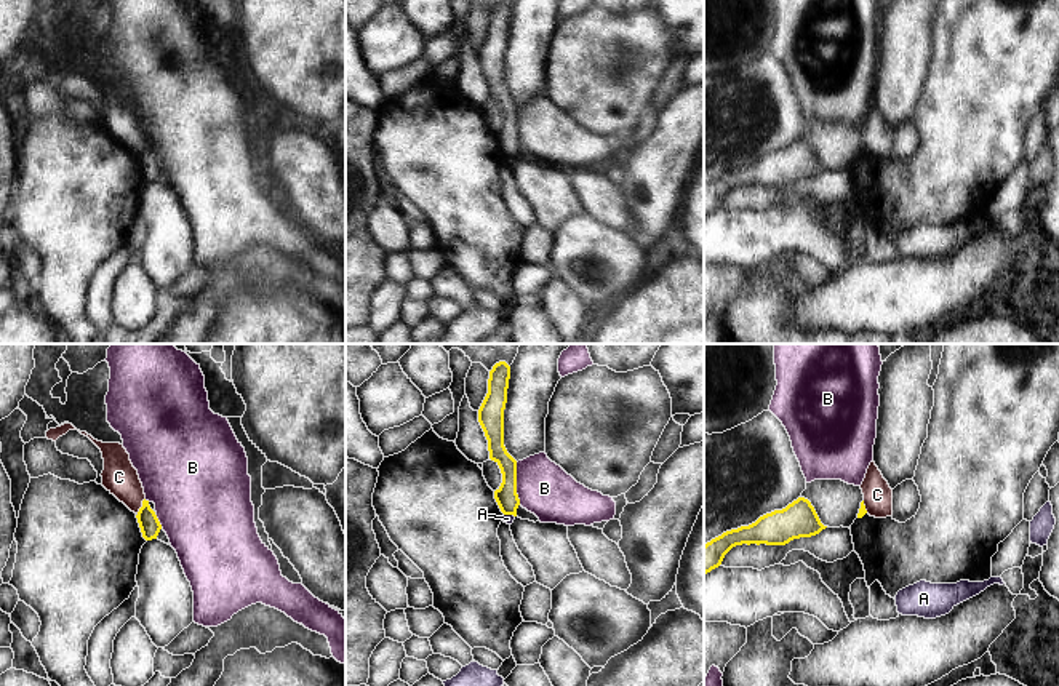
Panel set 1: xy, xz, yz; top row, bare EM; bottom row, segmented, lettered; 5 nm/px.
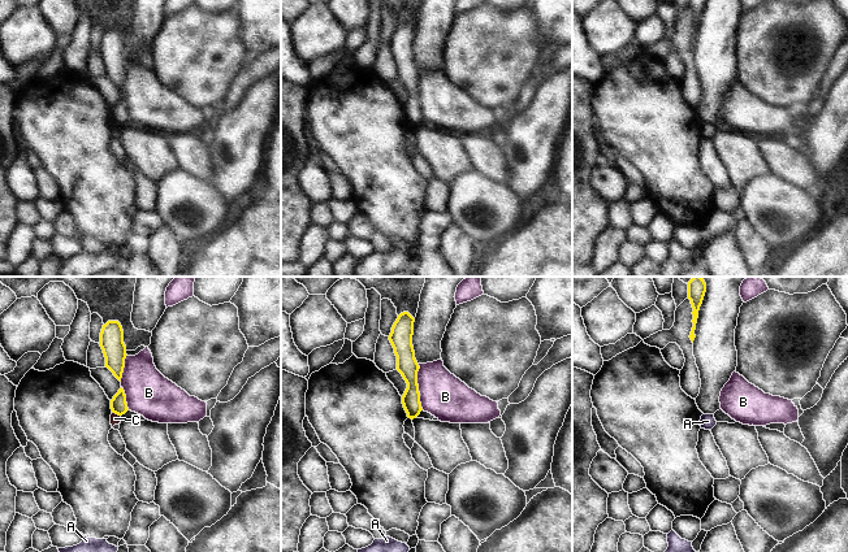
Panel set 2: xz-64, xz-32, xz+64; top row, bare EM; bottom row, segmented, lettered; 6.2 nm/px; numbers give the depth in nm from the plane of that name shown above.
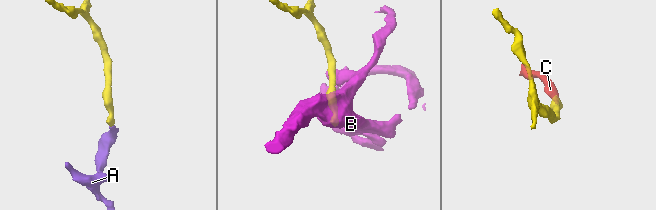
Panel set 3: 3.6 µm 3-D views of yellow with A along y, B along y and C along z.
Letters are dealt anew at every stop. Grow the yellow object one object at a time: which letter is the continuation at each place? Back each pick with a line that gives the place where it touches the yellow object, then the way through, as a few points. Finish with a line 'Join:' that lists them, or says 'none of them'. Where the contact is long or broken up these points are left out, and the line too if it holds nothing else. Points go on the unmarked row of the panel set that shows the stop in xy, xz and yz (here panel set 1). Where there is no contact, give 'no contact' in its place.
Join: none of them

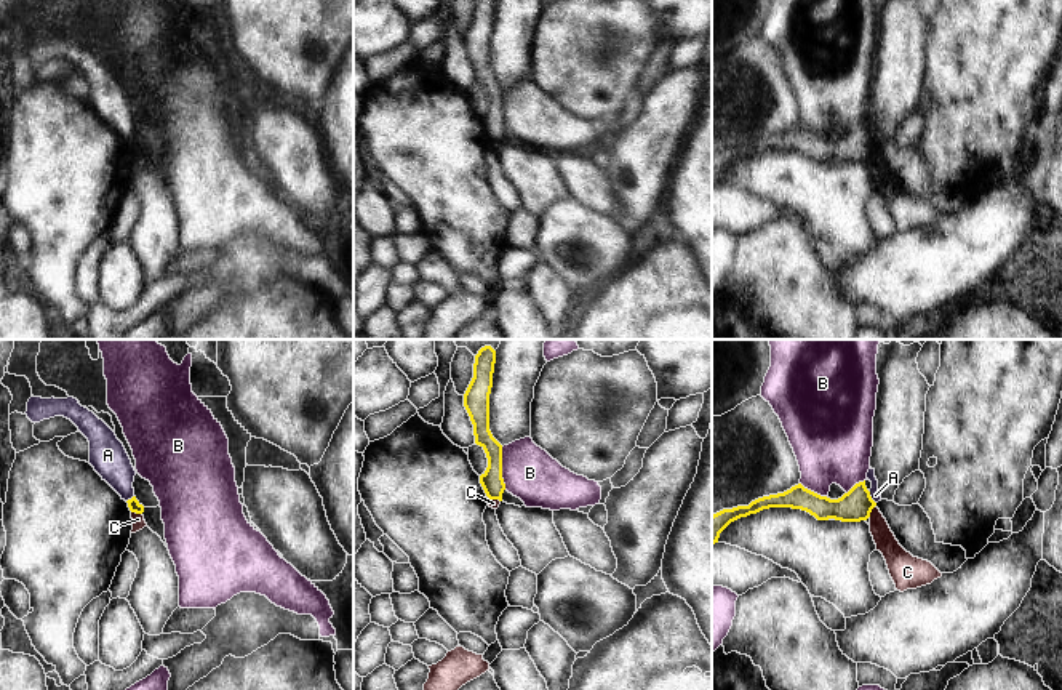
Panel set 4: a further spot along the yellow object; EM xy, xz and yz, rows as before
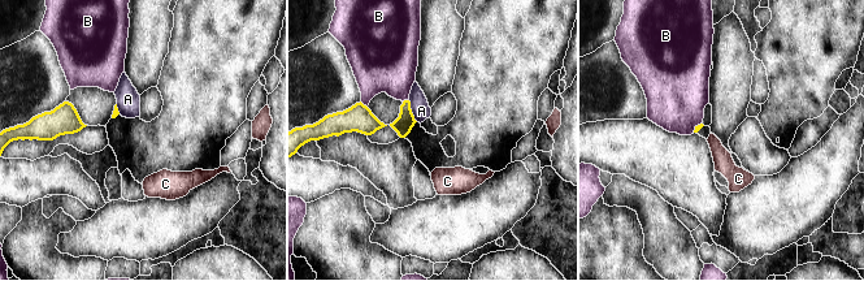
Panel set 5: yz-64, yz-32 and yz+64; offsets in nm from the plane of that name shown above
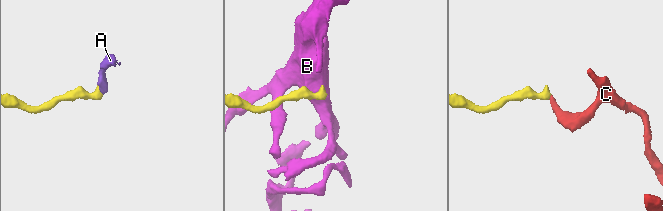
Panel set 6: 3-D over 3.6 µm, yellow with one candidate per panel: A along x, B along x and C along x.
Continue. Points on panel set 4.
Join: none of them

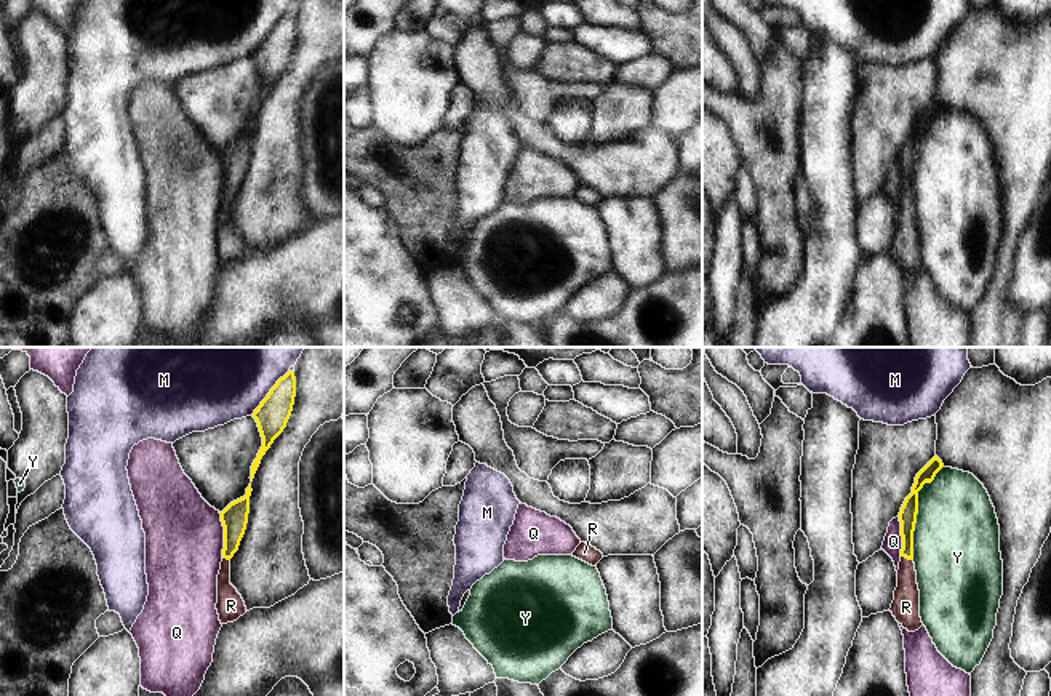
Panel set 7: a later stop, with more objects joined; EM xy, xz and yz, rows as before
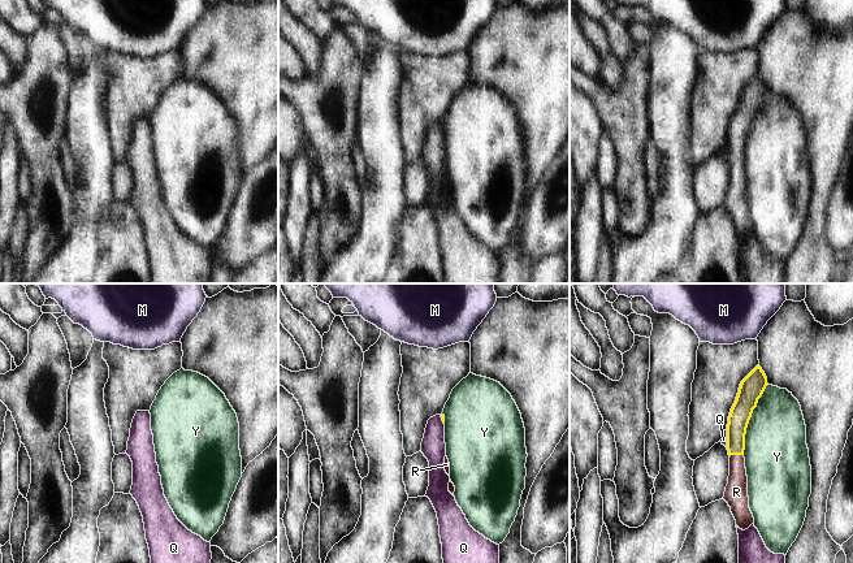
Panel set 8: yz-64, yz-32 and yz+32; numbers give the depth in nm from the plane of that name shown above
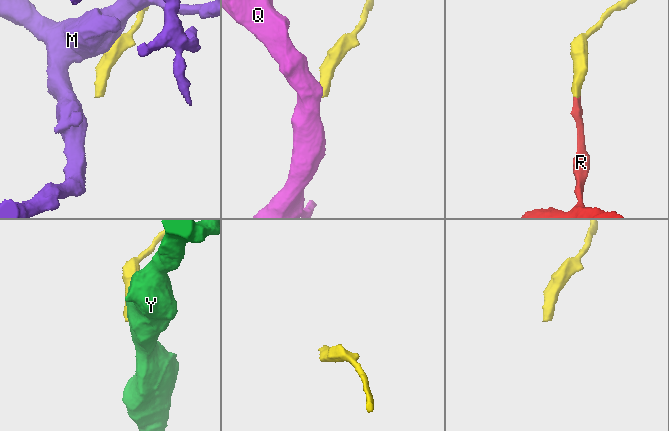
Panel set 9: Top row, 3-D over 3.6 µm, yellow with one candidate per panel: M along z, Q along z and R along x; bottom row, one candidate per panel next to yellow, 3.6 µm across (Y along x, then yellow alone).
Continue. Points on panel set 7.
R: meets yellow in yz at (907, 199); runs through yz (907, 157), (907, 199), (906, 248)
Join: R

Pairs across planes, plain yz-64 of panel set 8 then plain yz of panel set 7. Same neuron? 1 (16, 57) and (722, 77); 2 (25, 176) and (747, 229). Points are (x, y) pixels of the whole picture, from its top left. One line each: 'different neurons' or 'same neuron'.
1: different neurons
2: same neuron

